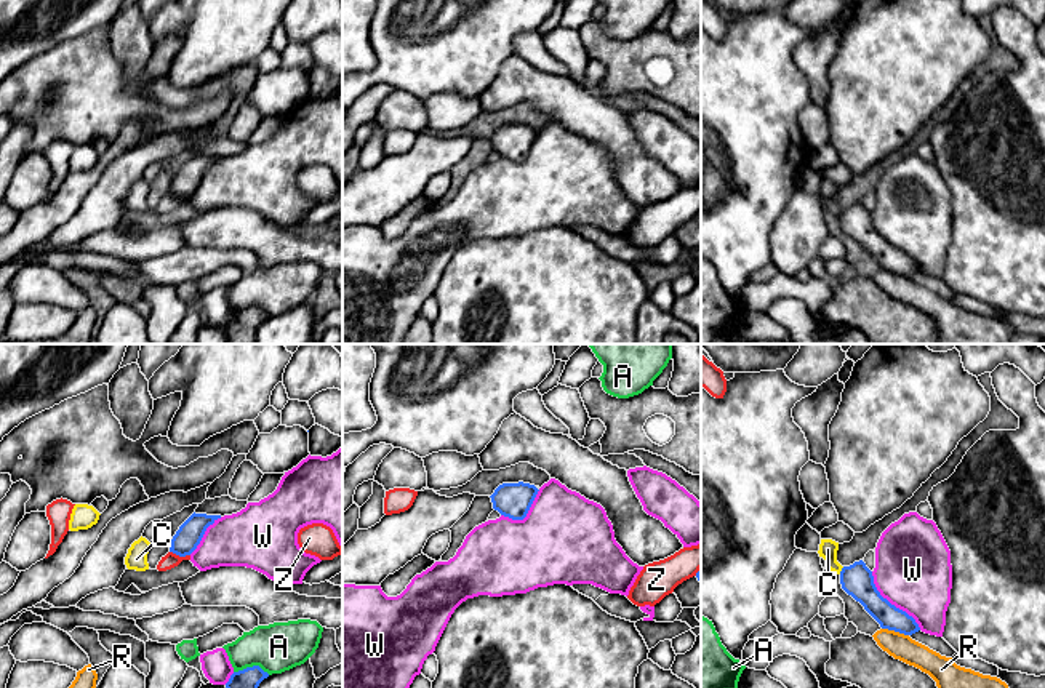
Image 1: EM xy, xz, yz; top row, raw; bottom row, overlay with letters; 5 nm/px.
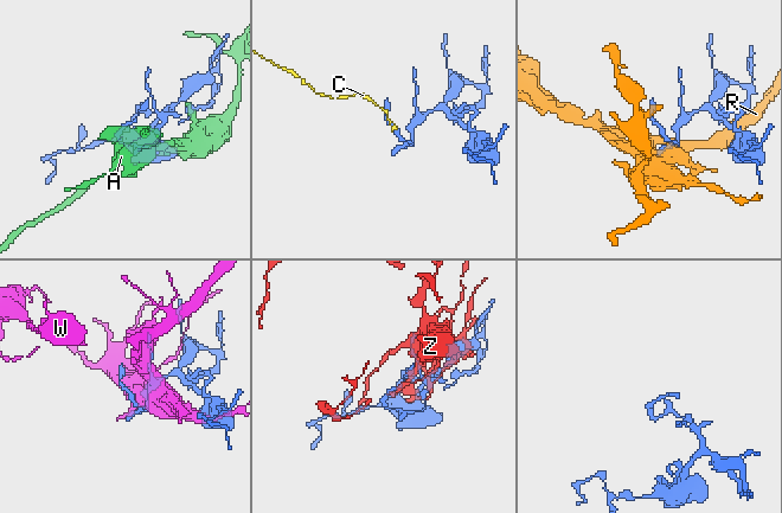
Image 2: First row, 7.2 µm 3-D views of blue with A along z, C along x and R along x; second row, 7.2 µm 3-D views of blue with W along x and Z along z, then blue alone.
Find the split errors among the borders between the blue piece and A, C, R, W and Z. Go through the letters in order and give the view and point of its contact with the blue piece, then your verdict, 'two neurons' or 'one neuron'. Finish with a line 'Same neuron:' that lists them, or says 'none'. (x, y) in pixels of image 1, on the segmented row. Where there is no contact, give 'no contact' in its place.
A: xy (252, 668) | two neurons
C: yz (842, 570) | two neurons
R: yz (895, 631) | two neurons
W: yz (890, 604) | two neurons
Z: xy (180, 556) | two neurons
Same neuron: none

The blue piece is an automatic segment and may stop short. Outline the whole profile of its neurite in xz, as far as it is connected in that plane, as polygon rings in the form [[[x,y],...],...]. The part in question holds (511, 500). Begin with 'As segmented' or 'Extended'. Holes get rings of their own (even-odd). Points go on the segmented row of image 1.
As segmented. [[[502,483],[490,496],[493,509],[512,520],[523,520],[538,494],[538,488],[530,483]]]

